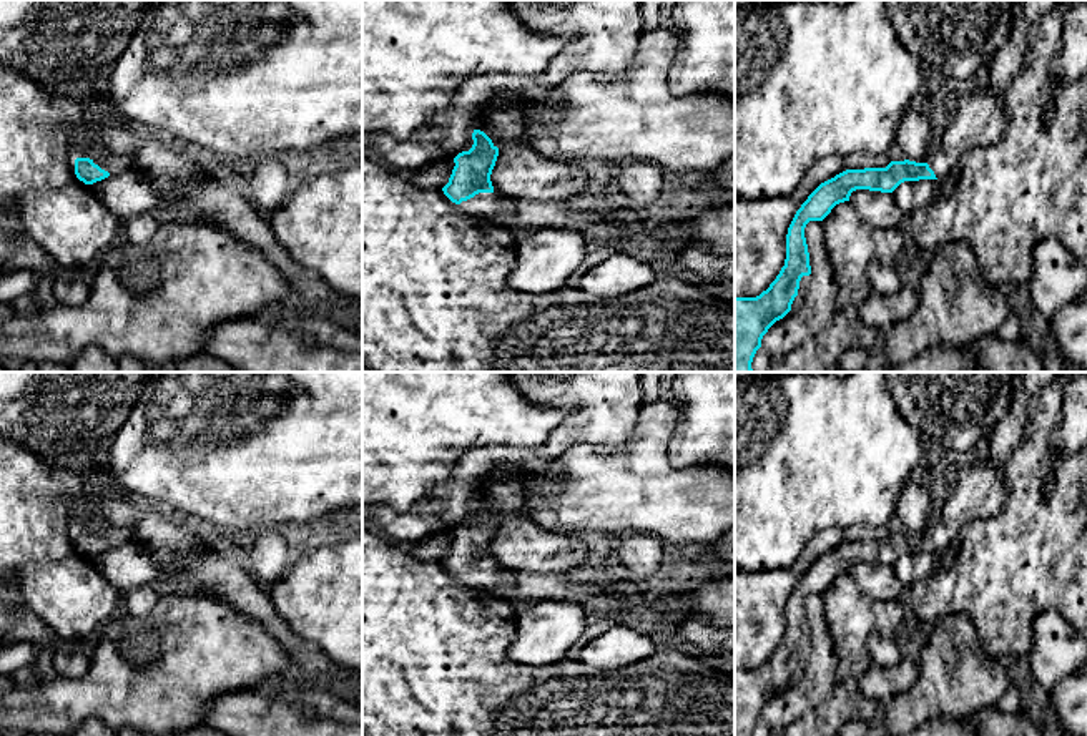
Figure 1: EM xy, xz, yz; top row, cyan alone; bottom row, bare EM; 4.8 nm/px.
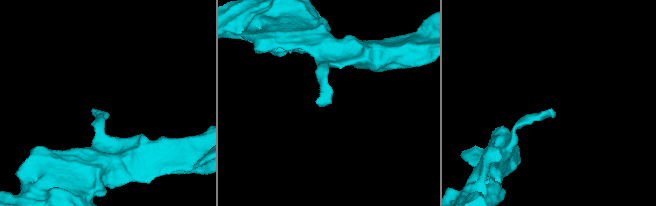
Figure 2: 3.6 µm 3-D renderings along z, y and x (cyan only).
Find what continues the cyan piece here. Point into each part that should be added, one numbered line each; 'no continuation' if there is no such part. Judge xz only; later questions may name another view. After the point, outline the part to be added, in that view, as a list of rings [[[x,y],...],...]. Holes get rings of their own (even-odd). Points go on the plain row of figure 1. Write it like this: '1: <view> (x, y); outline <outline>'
1: xz (487, 578); outline [[[479,565],[474,570],[462,573],[459,580],[467,588],[507,600],[515,608],[517,615],[532,605],[520,598],[515,586],[502,577],[502,568],[497,565]]]

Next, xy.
1: xy (108, 534); outline [[[71,515],[70,517],[70,530],[90,530],[95,537],[101,542],[108,543],[110,547],[130,542],[131,532],[126,527],[115,527],[105,522],[103,518],[96,517],[83,517],[83,515]]]

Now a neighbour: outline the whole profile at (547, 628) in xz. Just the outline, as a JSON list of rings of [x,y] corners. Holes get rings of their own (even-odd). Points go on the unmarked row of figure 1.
[[[539,600],[517,615],[515,638],[507,660],[524,666],[548,666],[567,656],[588,623],[582,605]]]

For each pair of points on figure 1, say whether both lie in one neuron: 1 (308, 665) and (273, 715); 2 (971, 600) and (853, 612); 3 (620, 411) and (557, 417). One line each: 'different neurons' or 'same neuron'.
1: different neurons
2: different neurons
3: different neurons

